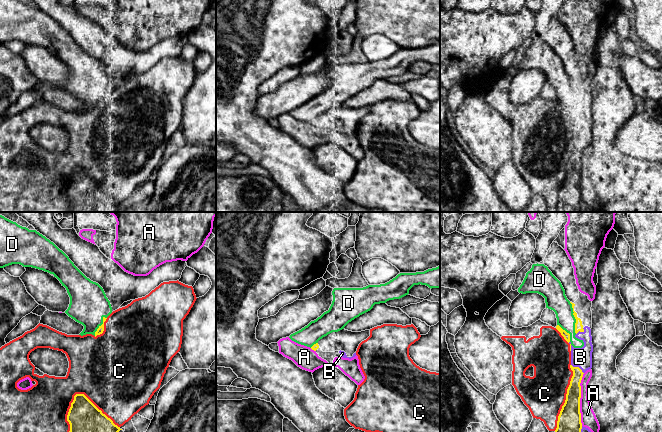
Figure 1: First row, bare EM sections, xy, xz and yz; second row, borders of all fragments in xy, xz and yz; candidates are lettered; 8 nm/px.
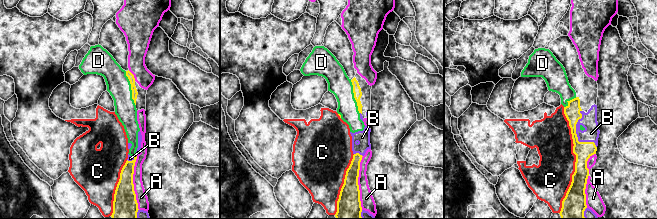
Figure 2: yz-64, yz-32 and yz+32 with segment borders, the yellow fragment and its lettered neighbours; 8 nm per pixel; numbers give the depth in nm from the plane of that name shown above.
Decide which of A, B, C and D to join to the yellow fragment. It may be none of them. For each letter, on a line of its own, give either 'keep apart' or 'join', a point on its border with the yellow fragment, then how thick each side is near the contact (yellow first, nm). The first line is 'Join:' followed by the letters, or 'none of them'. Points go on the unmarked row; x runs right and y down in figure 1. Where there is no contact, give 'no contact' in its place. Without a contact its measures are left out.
Join: D
A: keep apart | yz (579, 175) | 200/130 nm
B: keep apart | yz (578, 143) | 120/160 nm
C: keep apart | xy (95, 182) | 380/500 nm
D: join | yz (575, 94) | 60/170 nm

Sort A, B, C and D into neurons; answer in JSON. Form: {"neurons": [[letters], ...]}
{"neurons": [["A"], ["B"], ["C"], ["D"]]}

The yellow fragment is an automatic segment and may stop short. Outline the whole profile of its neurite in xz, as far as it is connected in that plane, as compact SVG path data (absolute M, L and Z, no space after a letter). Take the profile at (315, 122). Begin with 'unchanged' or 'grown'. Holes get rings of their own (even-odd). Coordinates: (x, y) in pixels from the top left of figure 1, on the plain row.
grown; M440 42L424 48L400 49L385 60L363 64L334 64L329 86L289 114L316 127L319 124L318 117L323 113L344 105L349 98L370 87L375 80L408 71L409 66L419 60L431 65L440 64Z

